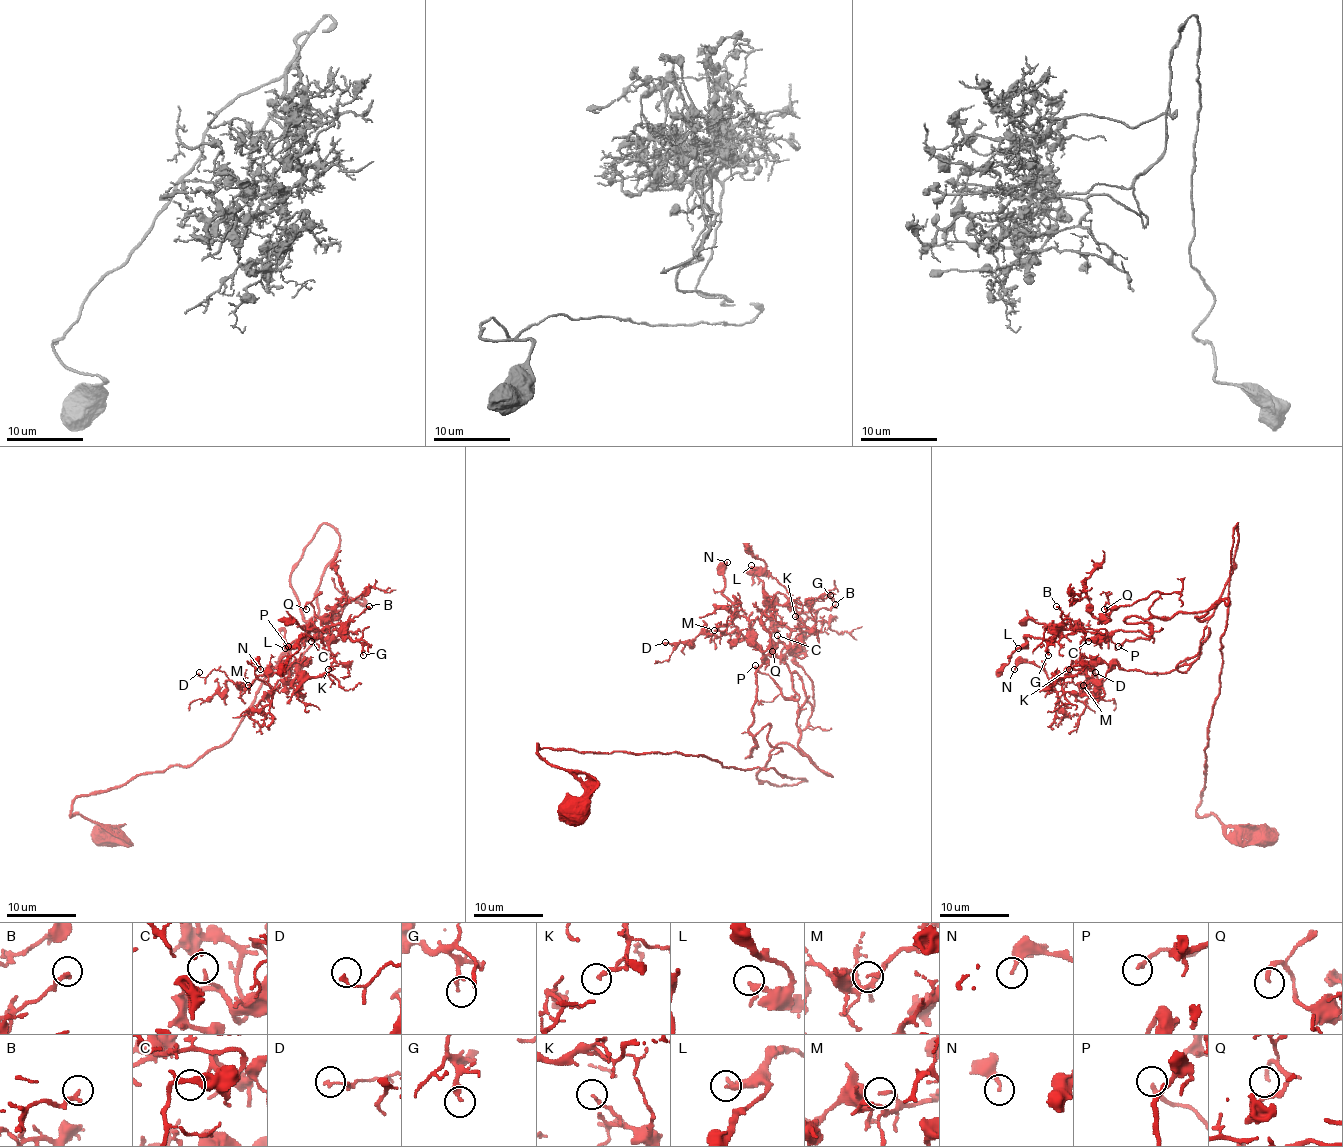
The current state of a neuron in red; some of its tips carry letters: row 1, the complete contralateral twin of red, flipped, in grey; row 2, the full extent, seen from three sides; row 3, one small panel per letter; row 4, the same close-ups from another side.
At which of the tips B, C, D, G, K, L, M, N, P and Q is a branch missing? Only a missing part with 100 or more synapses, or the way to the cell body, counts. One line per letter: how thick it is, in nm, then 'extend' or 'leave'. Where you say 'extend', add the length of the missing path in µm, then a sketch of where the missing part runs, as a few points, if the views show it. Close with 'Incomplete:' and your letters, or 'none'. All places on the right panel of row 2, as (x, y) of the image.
B: 200 nm thick; leave
C: 160 nm thick; leave
D: 160 nm thick; leave
G: 200 nm thick; leave
K: 160 nm thick; leave
L: 280 nm thick; leave
M: 160 nm thick; leave
N: 220 nm thick; leave
P: 200 nm thick; extend; about 15 µm are missing; missing branch runs (1118, 646), (1104, 641), (1107, 641), (1109, 628), (1121, 618), (1130, 597), (1135, 599), (1132, 609)
Q: 200 nm thick; extend; about 30 µm are missing; missing branch runs (1104, 609), (1102, 597), (1100, 606), (1086, 597), (1093, 590), (1126, 590), (1149, 564), (1141, 551), (1133, 564)
Incomplete: P, Q

